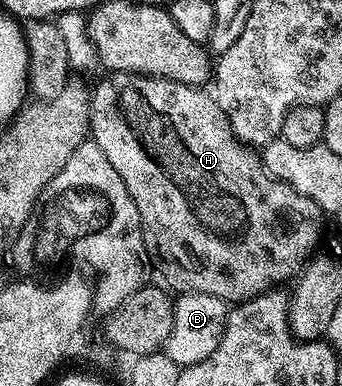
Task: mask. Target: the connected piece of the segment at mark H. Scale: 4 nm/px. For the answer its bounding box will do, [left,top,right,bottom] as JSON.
[89,72,321,303]

